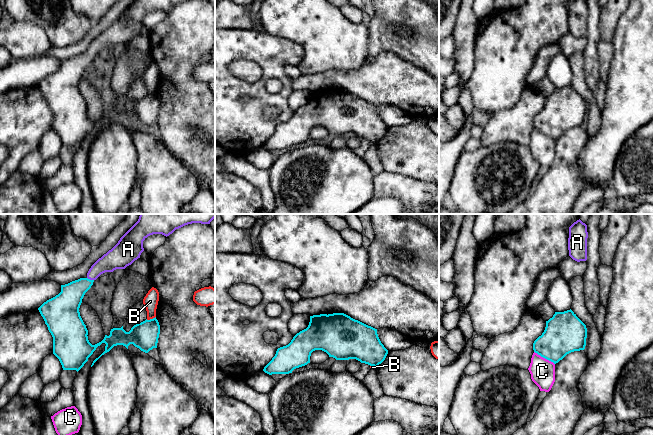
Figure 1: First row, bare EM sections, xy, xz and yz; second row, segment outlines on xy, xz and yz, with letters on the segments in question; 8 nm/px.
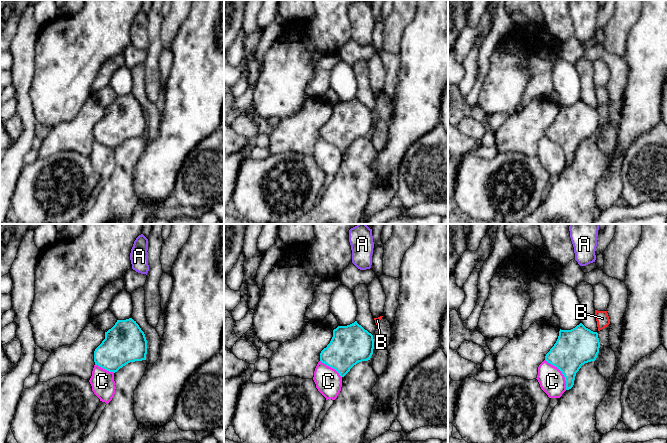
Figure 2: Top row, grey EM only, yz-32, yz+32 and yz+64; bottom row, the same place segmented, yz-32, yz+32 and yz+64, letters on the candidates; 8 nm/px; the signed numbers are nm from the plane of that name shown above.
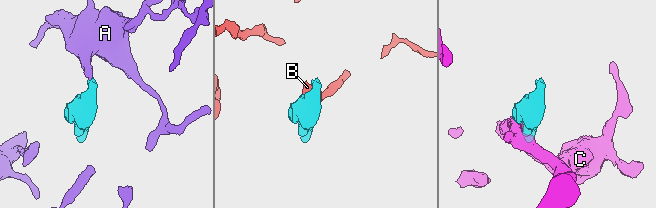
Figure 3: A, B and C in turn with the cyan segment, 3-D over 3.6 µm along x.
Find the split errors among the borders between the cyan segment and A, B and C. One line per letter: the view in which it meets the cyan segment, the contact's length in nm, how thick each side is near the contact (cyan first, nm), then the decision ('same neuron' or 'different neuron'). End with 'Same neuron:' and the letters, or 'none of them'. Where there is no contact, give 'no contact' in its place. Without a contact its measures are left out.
A: contact in xy; length 60 nm; calibres 200 and 160 nm; same neuron
B: contact in xy; length 80 nm; calibres 220 and 120 nm; different neuron
C: contact in yz; length 200 nm; calibres 320 and 200 nm; different neuron
Same neuron: A

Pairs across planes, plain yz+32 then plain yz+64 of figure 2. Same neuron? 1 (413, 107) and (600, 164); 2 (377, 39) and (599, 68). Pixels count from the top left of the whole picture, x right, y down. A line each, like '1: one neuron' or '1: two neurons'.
1: two neurons
2: one neuron

